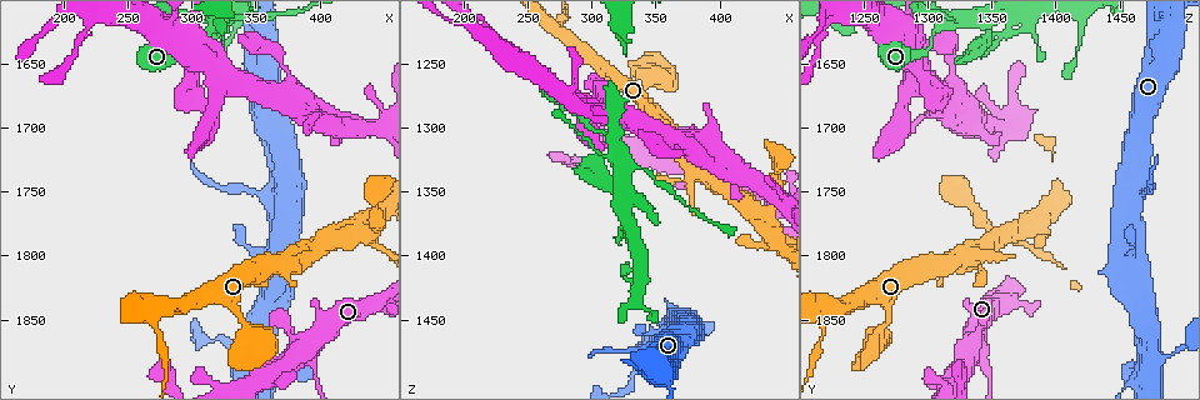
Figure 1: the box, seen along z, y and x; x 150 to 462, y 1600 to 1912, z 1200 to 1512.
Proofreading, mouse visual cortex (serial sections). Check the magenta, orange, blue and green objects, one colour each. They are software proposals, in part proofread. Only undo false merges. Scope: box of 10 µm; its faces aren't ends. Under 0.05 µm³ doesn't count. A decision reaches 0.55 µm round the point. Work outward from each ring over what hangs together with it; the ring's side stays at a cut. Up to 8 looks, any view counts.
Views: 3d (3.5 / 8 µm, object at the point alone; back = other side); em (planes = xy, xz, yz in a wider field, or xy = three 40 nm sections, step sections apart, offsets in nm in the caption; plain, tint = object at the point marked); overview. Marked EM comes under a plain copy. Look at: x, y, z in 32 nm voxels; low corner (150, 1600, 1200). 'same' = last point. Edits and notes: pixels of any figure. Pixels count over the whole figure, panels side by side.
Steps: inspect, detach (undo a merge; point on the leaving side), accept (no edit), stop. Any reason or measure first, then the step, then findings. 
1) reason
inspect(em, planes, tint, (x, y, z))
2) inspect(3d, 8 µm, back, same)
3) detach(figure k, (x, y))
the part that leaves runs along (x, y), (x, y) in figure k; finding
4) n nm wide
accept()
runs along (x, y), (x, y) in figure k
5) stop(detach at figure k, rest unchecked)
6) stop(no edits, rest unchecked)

calibre changes
inspect(3d, 3.5 µm, (382, 1796, 1330))

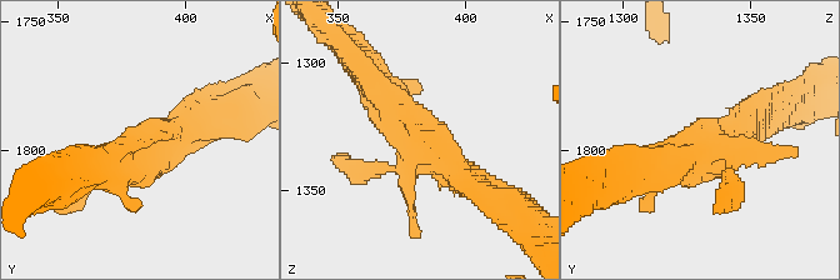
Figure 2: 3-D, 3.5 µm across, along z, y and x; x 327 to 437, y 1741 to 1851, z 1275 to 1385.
inspect(em, xy, step 1, tint, (383, 1799, 1332))

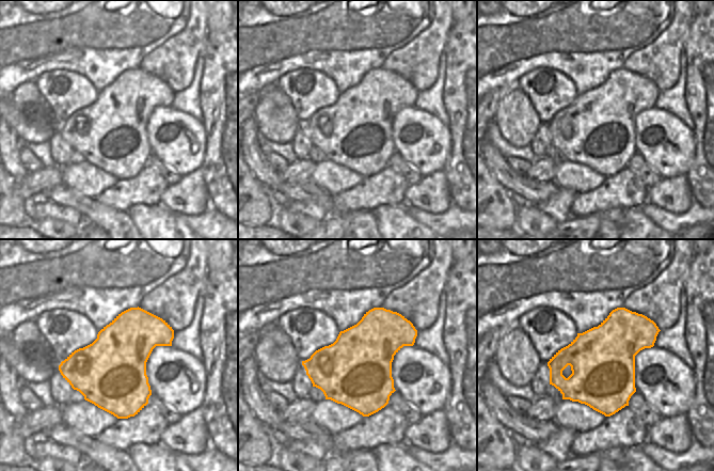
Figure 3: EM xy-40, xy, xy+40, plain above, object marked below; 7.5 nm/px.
accept()
runs along (373, 84), (404, 129), (488, 195) in figure 2; continuous, no second cell

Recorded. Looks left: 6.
small branch off a trunk
inspect(3d, 8 µm, (432, 1784, 1366))

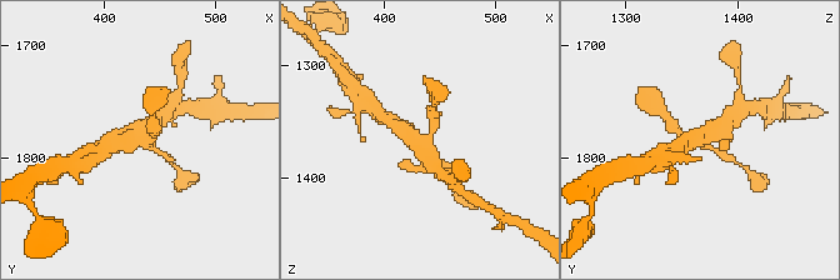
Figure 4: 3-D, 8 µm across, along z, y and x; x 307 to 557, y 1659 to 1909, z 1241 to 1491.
closer look
inspect(3d, 3.5 µm, same)

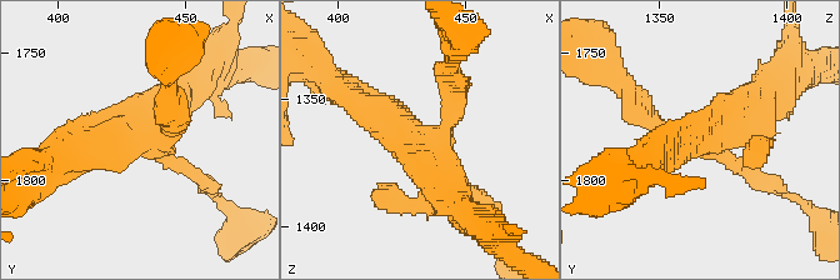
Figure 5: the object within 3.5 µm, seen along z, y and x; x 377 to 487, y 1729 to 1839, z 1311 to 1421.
need the tissue
inspect(em, xy, step 1, tint, (431, 1785, 1367))

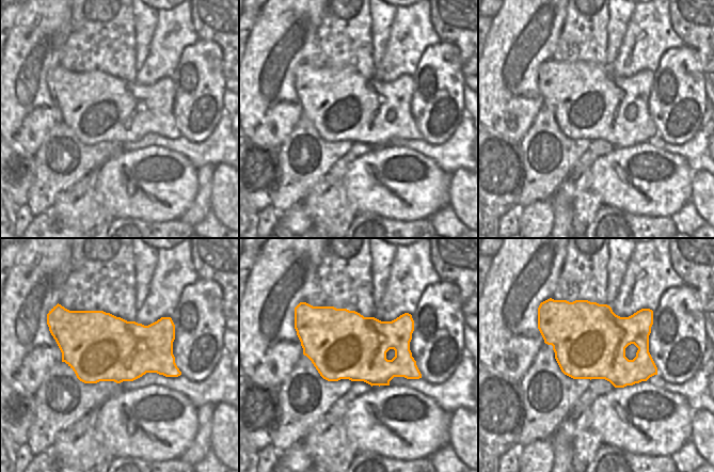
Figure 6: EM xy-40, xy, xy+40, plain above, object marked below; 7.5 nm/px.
arms of 100, 200, 350, 450 nm
accept()
runs along (353, 96), (418, 141), (456, 199) in figure 5; all the same cell

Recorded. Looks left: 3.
abrupt turn
inspect(3d, 8 µm, (442, 1840, 1372))

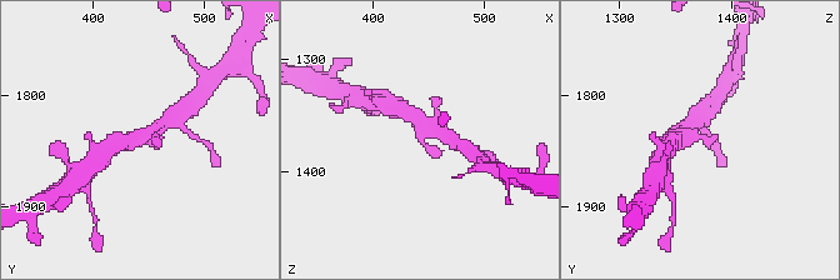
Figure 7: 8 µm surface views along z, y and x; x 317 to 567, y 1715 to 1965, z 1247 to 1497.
now the EM
inspect(em, xy, step 3, tint, same)

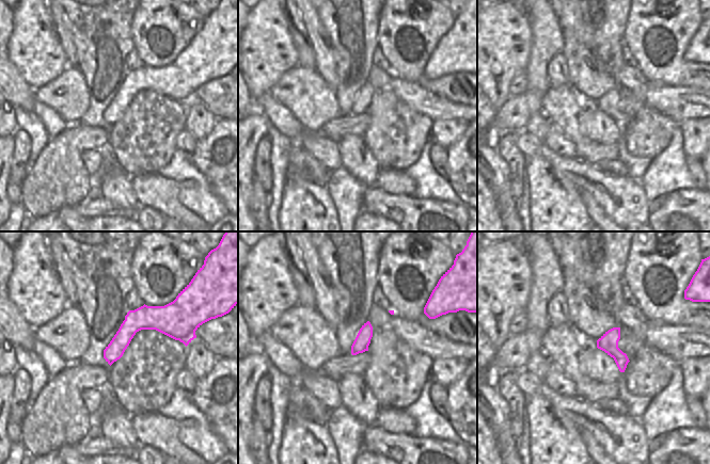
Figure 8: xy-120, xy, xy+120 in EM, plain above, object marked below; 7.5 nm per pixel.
arms of 250, 300, 350, 400 nm
accept()
runs along (398, 109), (441, 155) in figure 7; one cell here

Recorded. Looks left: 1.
stop(no edits, rest unchecked)

